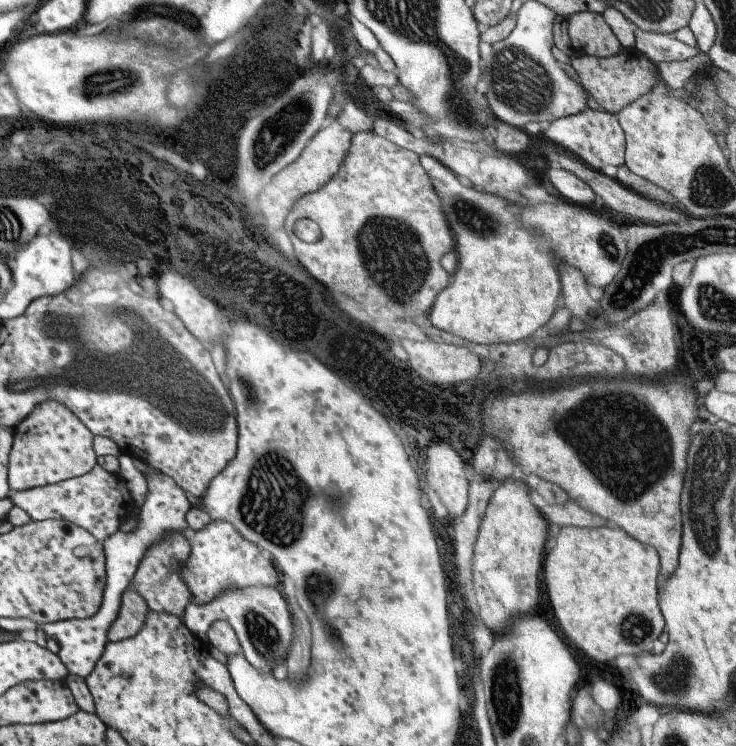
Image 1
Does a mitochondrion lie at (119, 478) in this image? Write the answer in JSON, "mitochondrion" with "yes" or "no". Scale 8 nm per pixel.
{"mitochondrion":"no"}

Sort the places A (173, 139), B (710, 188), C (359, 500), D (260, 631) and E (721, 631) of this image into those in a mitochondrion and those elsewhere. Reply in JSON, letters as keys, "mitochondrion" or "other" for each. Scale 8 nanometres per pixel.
{"A":"other","B":"mitochondrion","C":"other","D":"mitochondrion","E":"other"}

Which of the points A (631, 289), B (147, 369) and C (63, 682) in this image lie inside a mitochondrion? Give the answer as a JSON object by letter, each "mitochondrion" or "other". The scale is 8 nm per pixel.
{"A":"mitochondrion","B":"mitochondrion","C":"other"}

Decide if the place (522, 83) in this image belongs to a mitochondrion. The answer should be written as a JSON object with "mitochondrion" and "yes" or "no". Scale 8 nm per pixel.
{"mitochondrion":"yes"}

